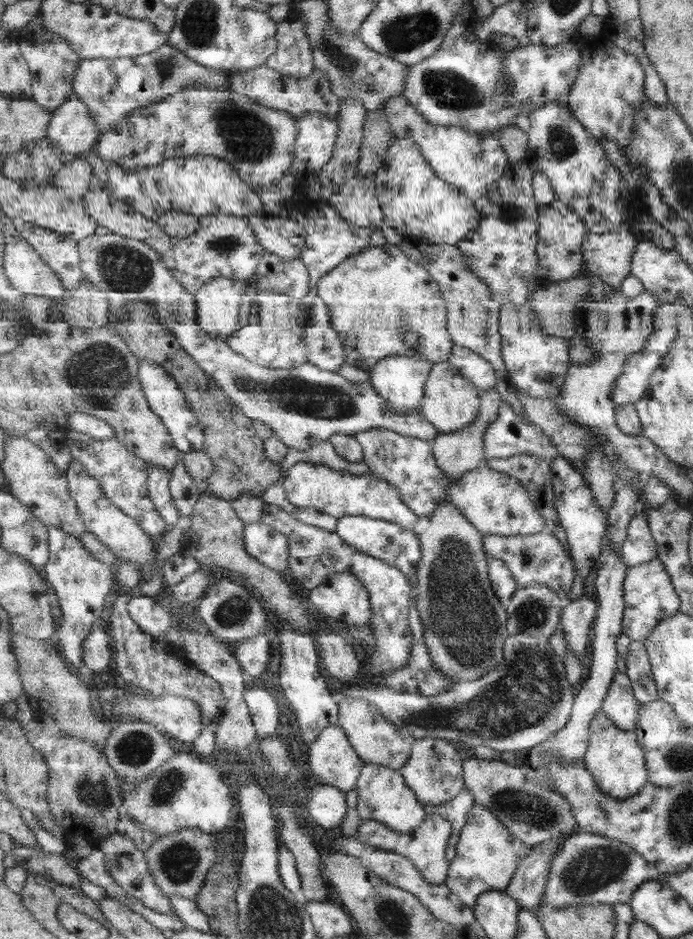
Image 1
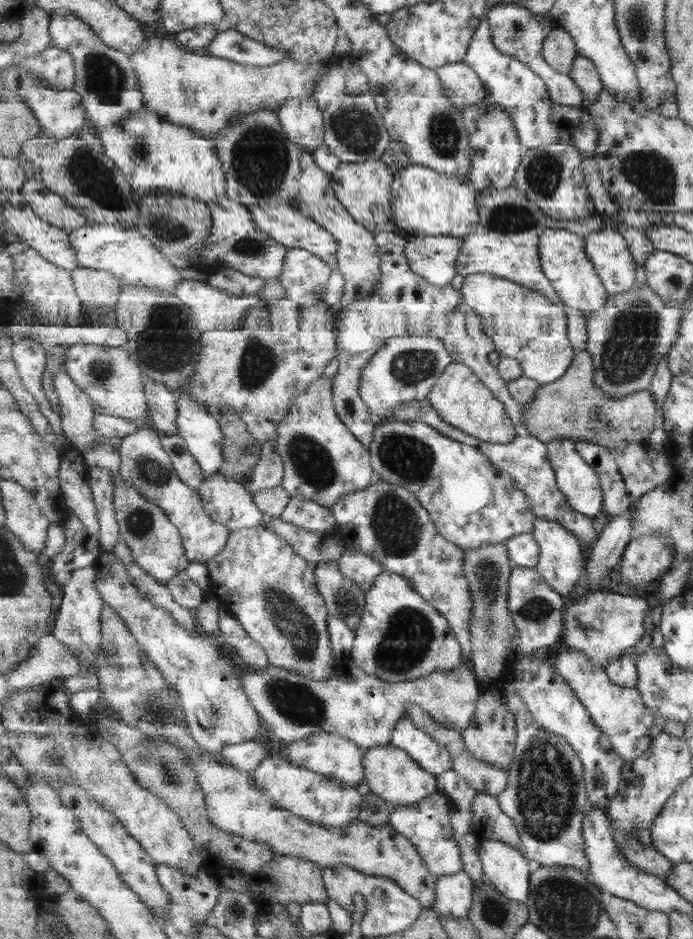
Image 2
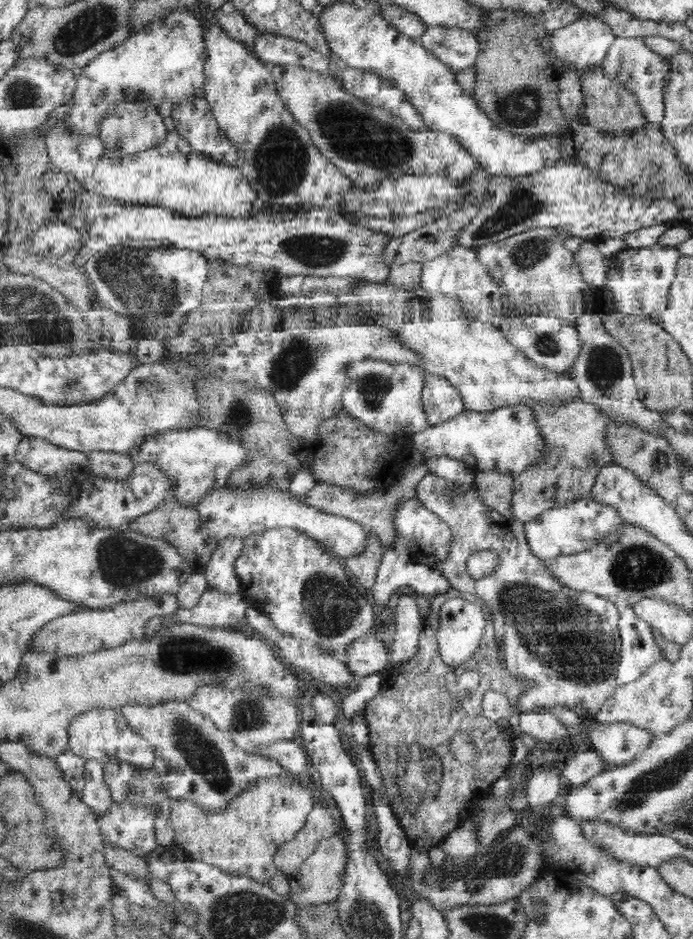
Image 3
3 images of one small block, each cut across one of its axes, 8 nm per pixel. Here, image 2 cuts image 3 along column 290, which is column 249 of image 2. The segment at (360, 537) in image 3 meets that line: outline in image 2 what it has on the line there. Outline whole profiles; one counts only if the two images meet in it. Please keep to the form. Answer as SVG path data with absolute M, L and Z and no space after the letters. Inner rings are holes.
M221 472L206 477L198 490L209 517L232 531L255 528L268 518L244 483Z

